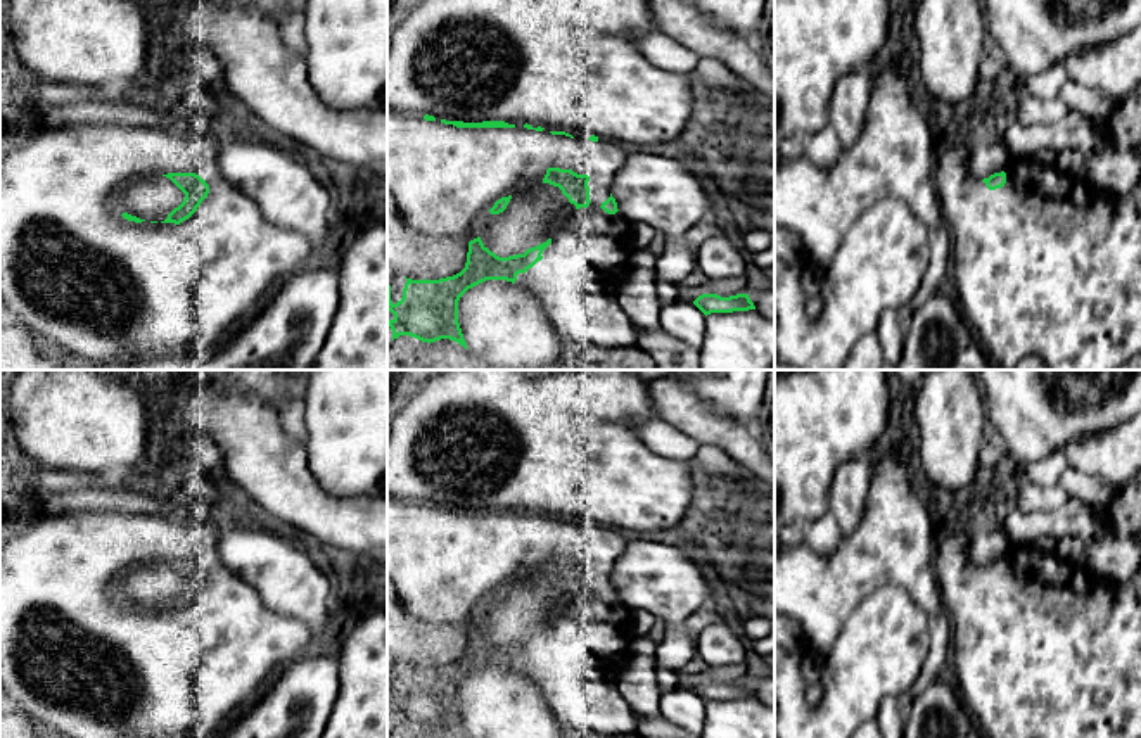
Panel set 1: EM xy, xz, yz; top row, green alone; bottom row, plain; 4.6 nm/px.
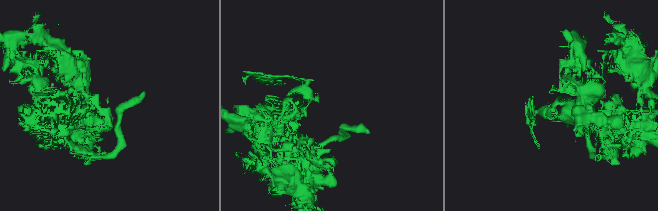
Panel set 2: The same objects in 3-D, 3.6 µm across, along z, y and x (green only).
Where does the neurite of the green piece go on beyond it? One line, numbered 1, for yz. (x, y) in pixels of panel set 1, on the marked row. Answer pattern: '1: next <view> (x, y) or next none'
1: next none

